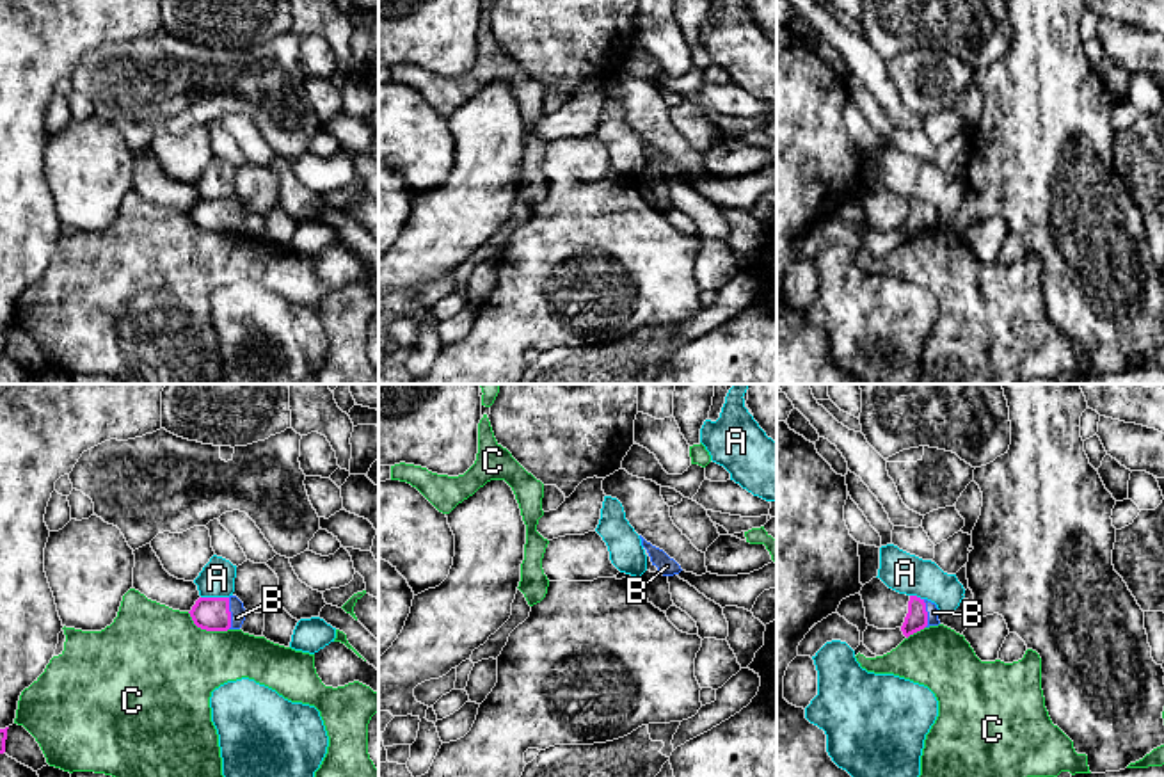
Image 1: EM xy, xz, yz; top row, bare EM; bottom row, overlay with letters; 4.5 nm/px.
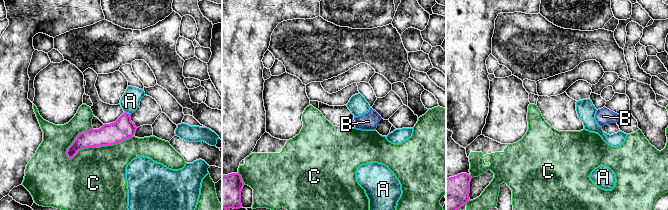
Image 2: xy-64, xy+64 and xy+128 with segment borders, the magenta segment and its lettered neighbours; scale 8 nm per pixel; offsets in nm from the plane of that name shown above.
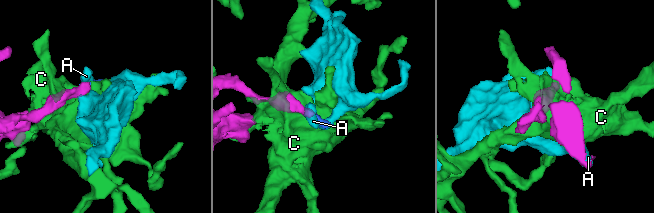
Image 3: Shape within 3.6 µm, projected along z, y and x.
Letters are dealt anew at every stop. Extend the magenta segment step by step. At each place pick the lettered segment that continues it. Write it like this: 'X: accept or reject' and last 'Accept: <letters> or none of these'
A: reject
B: accept
C: reject
Accept: B

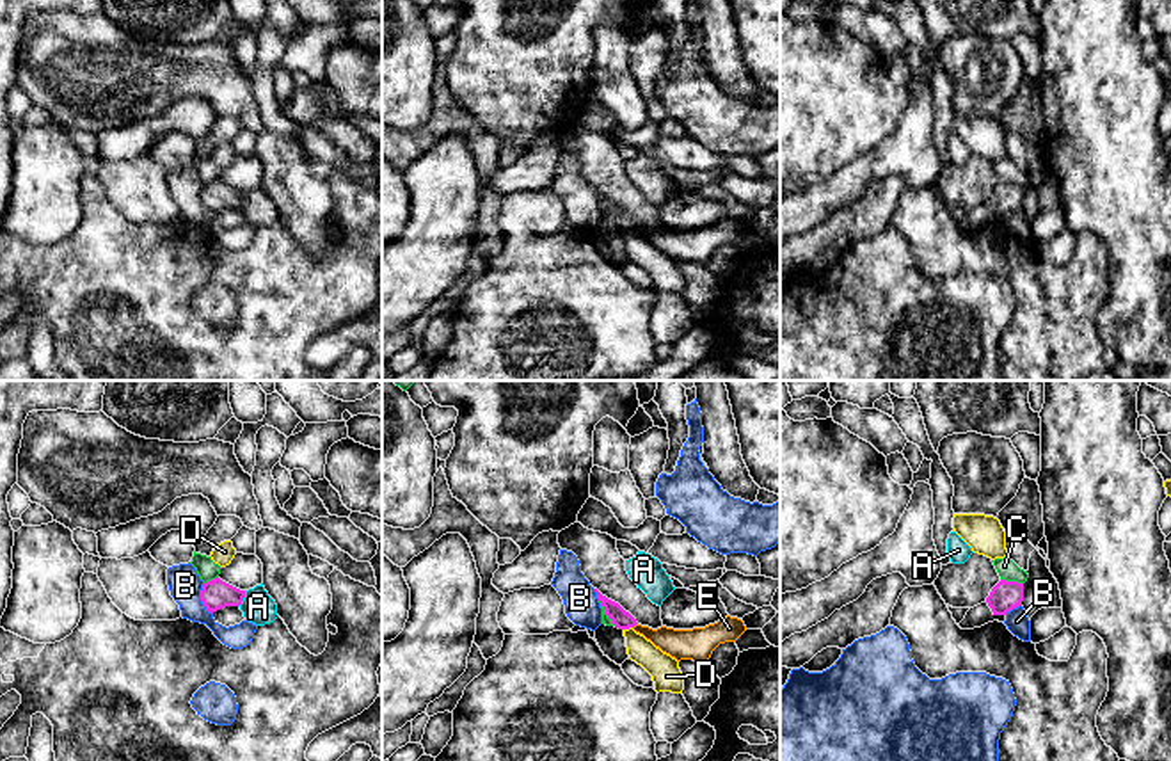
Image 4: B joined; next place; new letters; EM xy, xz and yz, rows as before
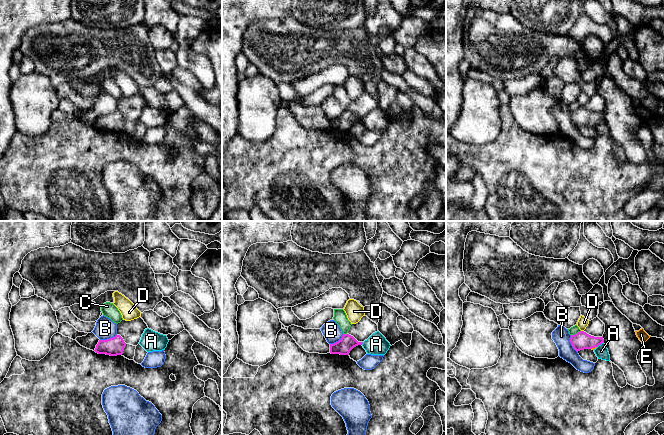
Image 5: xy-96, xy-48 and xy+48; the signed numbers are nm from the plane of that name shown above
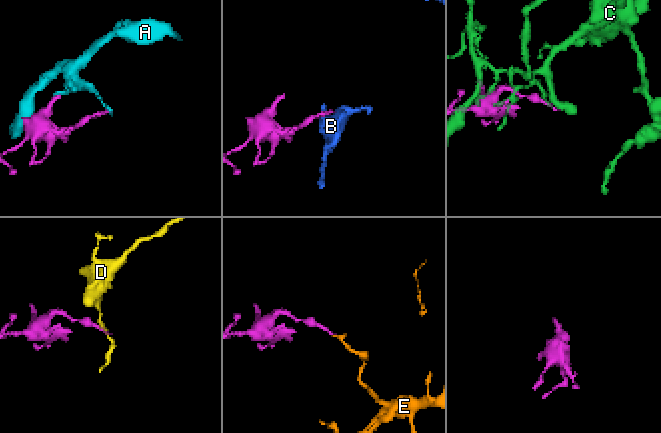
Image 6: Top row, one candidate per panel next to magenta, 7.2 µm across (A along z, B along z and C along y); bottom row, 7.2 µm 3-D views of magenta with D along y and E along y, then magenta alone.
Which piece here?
A: reject
B: reject
C: reject
D: reject
E: accept
Accept: E

